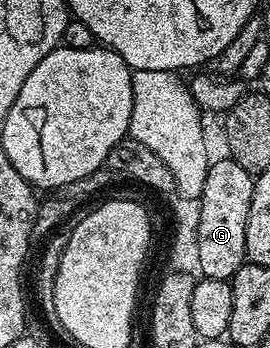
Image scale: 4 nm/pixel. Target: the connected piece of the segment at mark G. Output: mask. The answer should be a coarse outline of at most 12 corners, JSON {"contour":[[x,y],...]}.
{"contour":[[209,162],[199,199],[199,274],[231,280],[246,262],[254,177]]}

